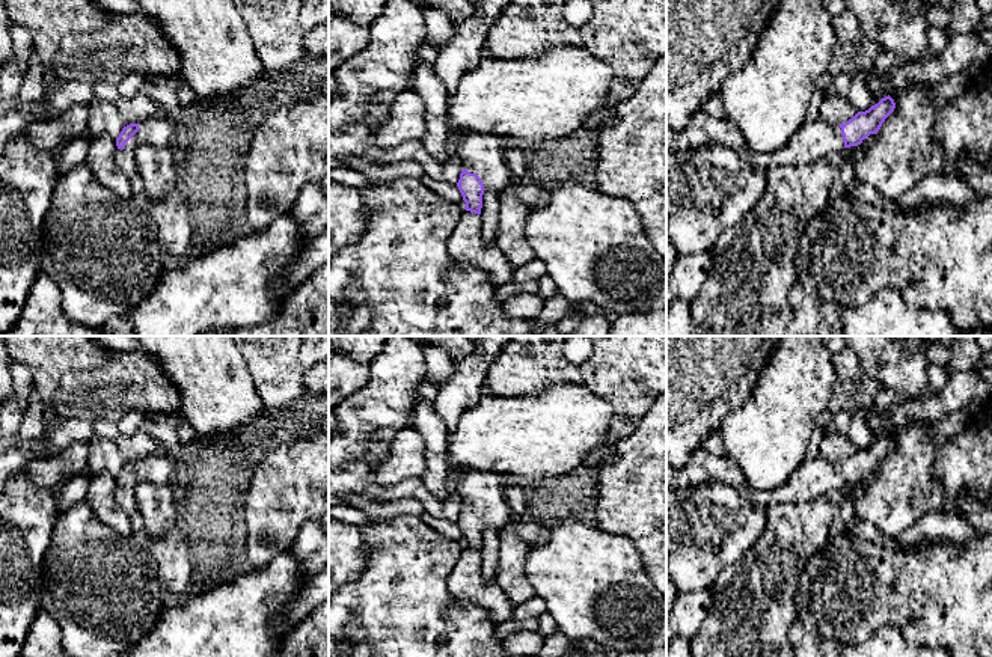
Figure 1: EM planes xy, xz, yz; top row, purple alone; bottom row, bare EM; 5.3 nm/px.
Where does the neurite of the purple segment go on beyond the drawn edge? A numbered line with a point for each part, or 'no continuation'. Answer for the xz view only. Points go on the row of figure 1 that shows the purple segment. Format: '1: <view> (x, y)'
1: xz (483, 154)

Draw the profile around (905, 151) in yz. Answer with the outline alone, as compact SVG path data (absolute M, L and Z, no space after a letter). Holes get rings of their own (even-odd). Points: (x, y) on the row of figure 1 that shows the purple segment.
M912 83L891 96L896 108L882 124L873 146L858 160L855 179L882 194L899 196L923 178L941 175L945 161L933 136L936 108L930 99L932 87Z

